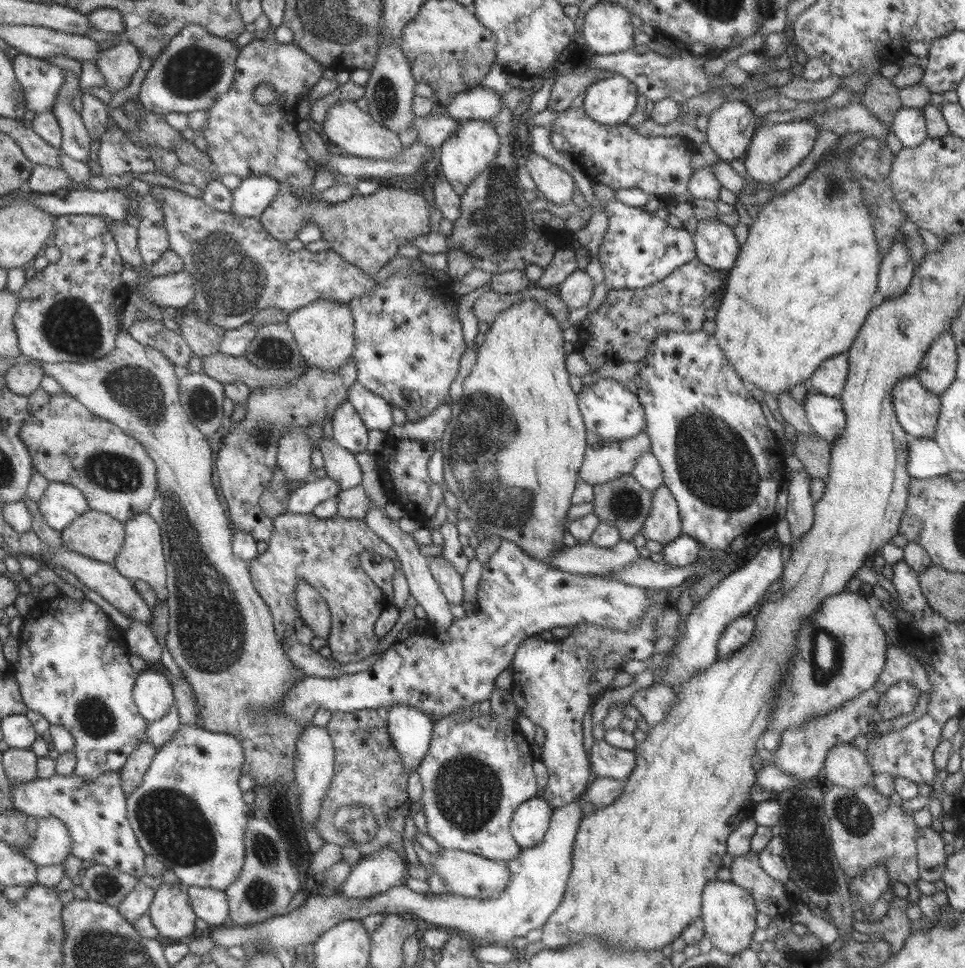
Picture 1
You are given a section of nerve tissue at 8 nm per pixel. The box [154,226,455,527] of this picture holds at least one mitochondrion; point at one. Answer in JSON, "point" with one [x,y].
{"point":[233,278]}

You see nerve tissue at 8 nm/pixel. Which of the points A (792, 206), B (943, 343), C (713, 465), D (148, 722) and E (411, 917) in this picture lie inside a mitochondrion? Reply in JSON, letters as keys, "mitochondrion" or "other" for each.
{"A":"other","B":"other","C":"mitochondrion","D":"other","E":"other"}

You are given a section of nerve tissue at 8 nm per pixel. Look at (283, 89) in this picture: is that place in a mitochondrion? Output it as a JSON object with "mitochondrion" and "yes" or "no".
{"mitochondrion":"no"}

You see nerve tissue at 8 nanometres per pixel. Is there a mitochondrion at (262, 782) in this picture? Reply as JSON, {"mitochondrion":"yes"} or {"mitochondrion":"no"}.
{"mitochondrion":"no"}

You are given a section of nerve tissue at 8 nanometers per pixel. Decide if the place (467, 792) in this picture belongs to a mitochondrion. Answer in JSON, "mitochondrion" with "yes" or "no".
{"mitochondrion":"yes"}

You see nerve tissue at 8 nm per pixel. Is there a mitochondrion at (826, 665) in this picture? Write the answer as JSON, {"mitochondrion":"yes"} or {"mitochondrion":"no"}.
{"mitochondrion":"yes"}

